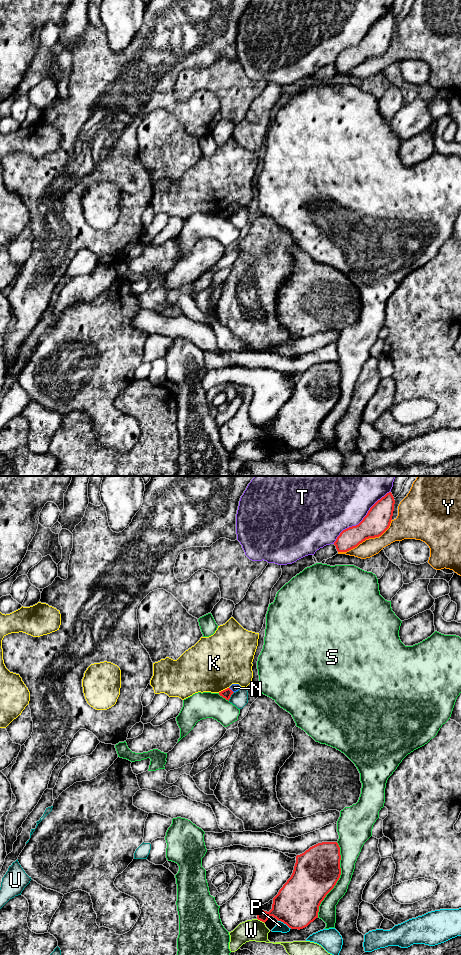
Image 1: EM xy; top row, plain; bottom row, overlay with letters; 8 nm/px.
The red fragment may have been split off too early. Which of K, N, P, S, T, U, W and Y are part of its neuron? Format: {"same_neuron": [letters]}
{"same_neuron": []}

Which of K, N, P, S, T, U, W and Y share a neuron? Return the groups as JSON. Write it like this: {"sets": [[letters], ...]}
{"sets": [["K"], ["N"], ["P"], ["S"], ["T", "U"], ["W", "Y"]]}

